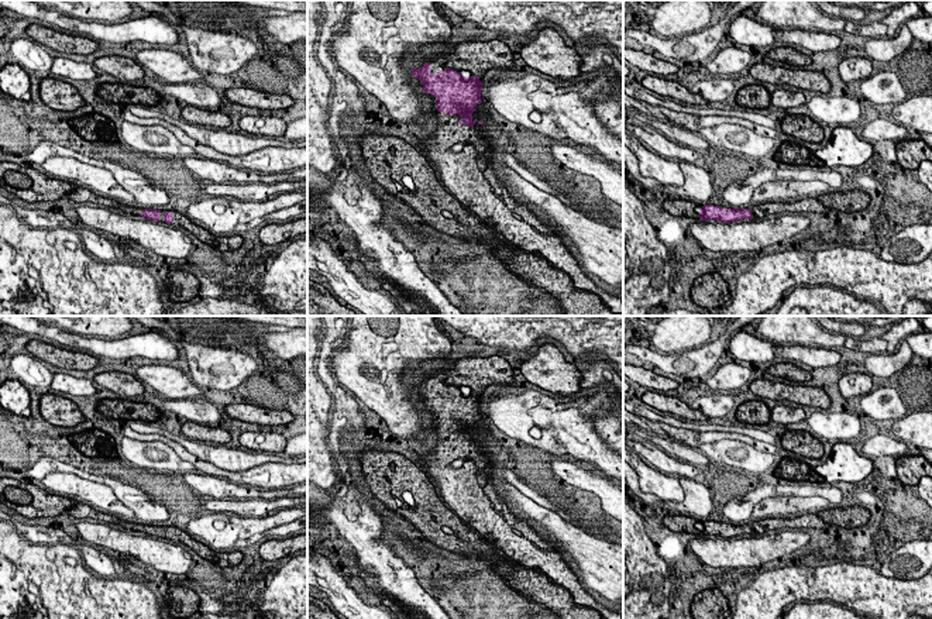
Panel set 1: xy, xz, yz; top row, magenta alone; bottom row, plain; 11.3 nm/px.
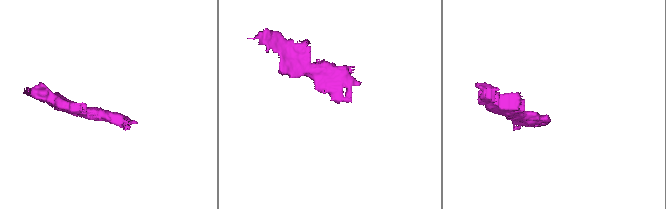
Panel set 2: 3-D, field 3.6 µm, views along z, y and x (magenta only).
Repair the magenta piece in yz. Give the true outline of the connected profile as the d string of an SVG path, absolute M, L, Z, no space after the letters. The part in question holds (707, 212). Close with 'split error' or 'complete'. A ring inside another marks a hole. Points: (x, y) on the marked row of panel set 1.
M666 199L663 207L675 217L689 217L695 223L730 223L740 219L753 219L753 214L749 209L728 209L713 204L695 204L691 200L682 199Z; split error

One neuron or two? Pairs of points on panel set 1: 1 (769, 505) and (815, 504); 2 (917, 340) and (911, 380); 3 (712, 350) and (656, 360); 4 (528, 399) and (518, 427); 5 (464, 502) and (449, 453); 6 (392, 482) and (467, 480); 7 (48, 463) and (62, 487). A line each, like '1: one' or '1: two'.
1: one
2: two
3: one
4: one
5: one
6: two
7: two

